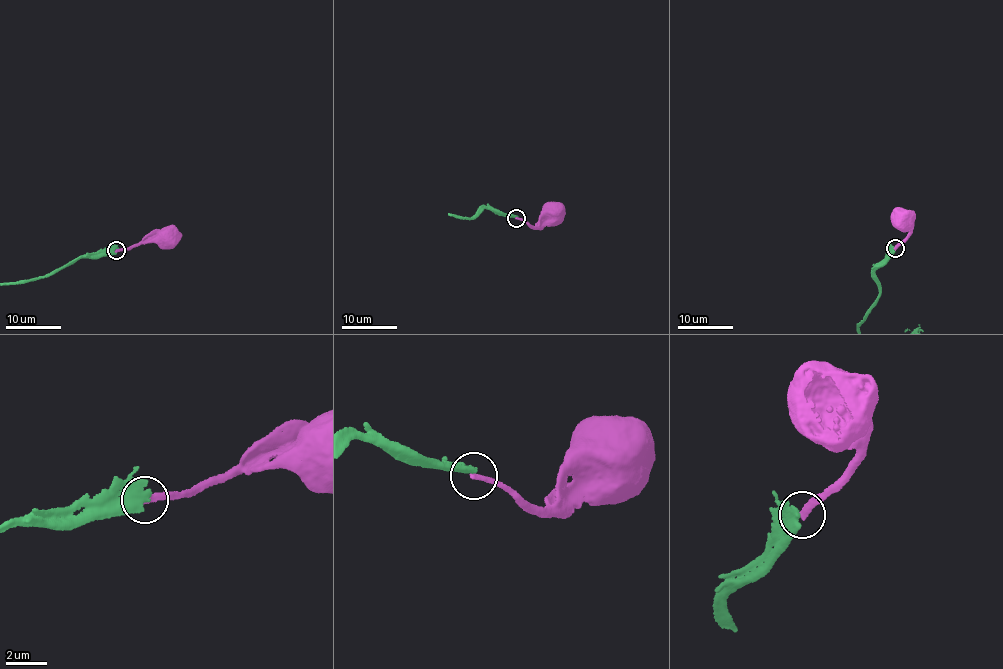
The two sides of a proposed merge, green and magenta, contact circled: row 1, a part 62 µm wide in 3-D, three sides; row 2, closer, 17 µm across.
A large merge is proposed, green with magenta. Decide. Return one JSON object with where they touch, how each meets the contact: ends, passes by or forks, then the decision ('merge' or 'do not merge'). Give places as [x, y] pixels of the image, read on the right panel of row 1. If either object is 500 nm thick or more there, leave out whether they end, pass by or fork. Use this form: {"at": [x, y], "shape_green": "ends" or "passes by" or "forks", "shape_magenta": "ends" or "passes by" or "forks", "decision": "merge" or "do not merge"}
{"at": [895, 248], "shape_green": "ends", "shape_magenta": "ends", "decision": "do not merge"}

